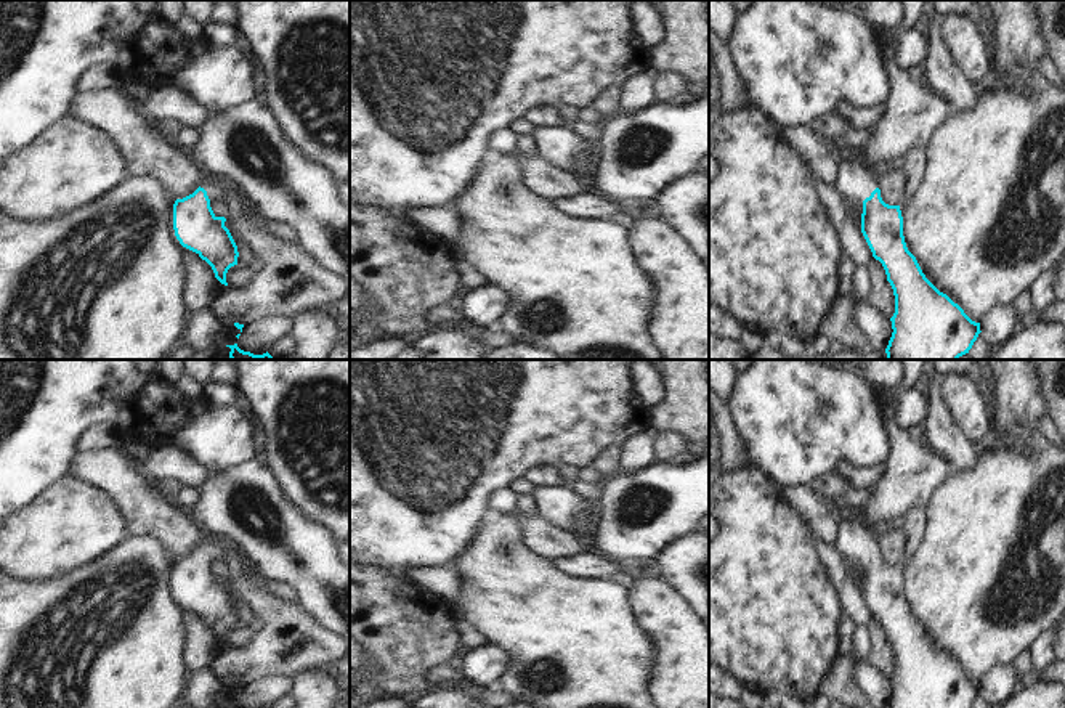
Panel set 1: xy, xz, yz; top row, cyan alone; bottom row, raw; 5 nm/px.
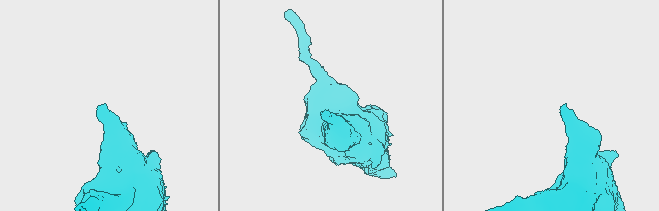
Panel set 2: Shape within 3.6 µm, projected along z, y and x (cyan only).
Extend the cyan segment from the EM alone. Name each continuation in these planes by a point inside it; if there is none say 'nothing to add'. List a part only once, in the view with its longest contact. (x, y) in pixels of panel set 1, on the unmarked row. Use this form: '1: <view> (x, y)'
1: xy (217, 546)

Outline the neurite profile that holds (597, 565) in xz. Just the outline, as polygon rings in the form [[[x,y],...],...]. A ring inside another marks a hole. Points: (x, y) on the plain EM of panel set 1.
[[[600,551],[560,557],[557,564],[574,576],[587,576],[593,580],[611,580],[624,572],[622,562],[608,557]]]

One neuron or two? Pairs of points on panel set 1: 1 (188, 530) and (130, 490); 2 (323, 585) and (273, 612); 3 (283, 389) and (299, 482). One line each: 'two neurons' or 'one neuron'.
1: one neuron
2: two neurons
3: one neuron

